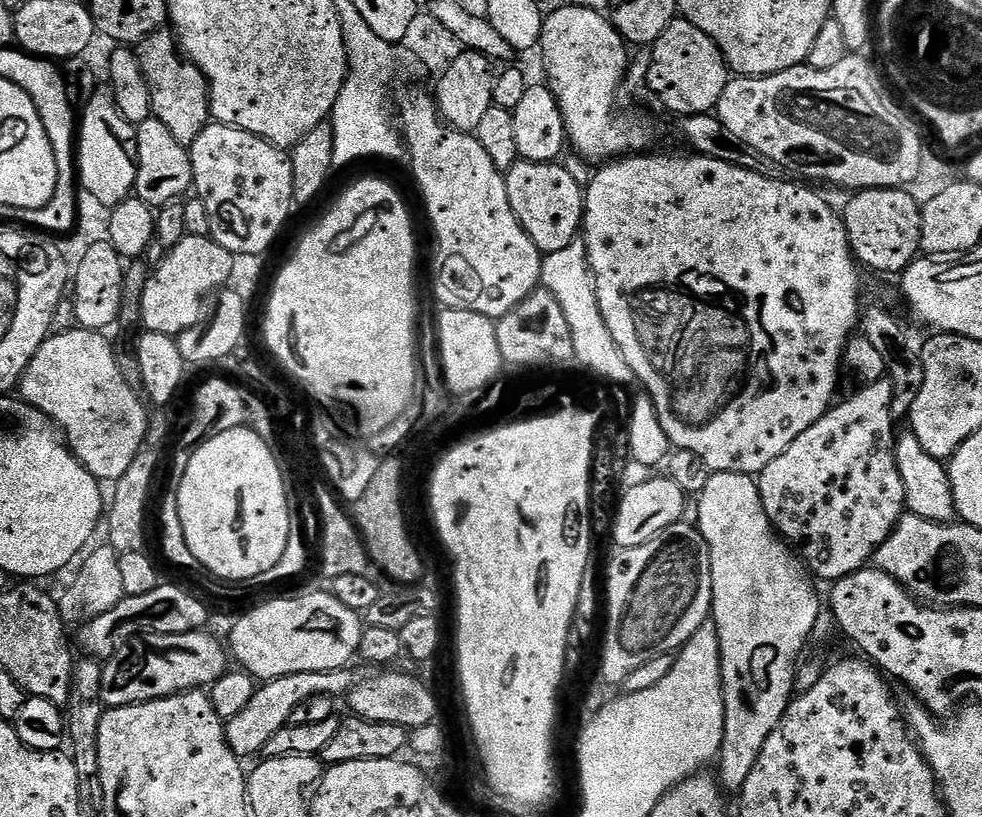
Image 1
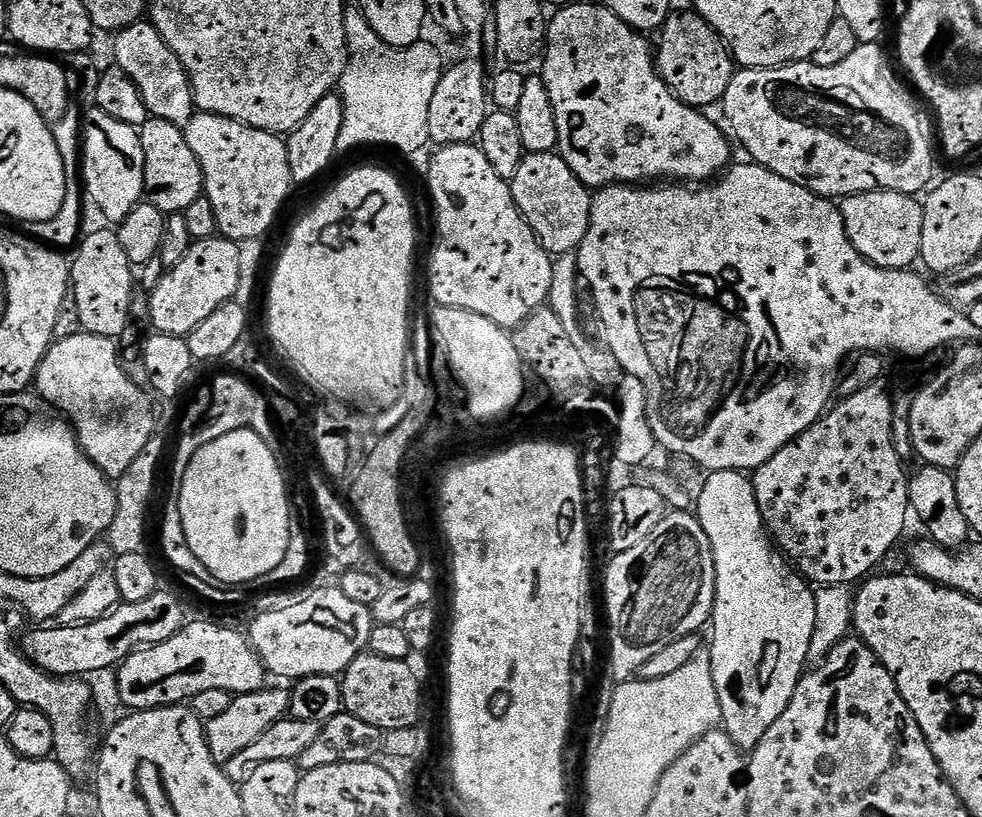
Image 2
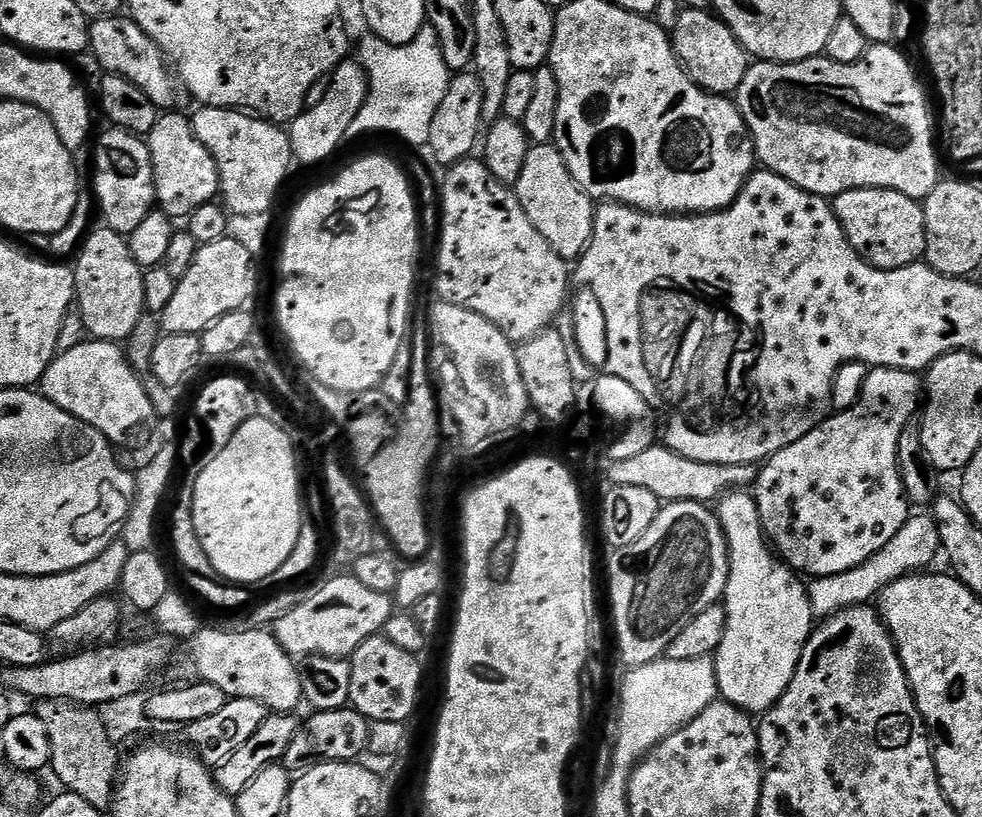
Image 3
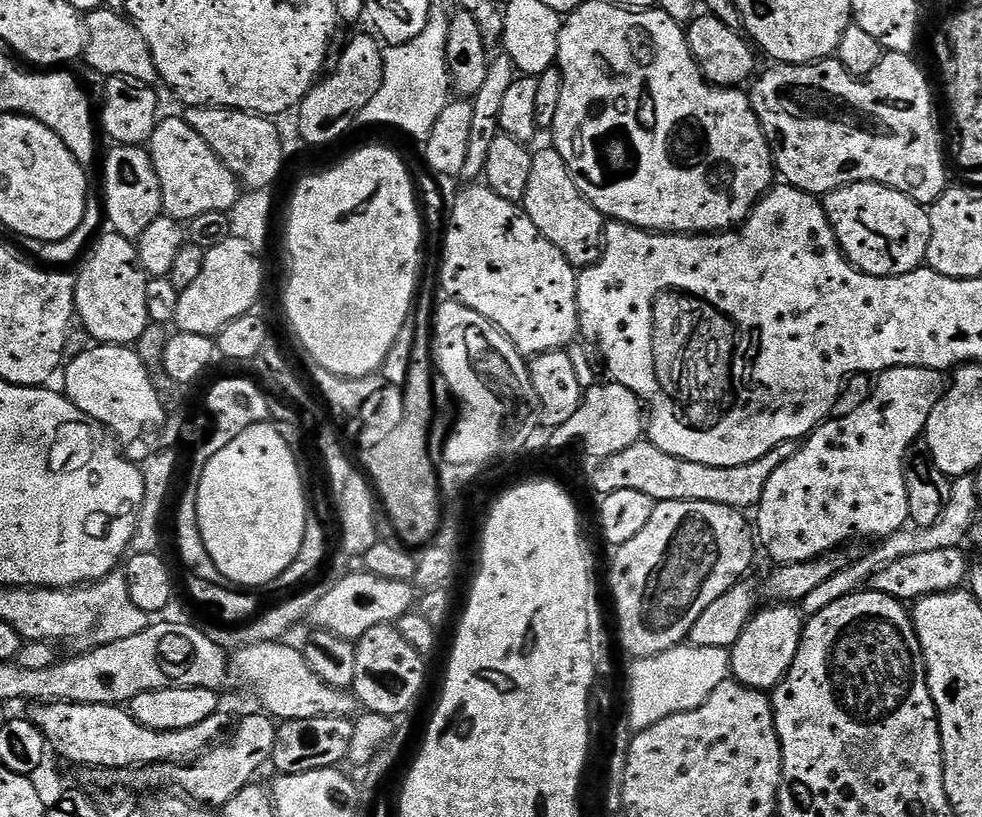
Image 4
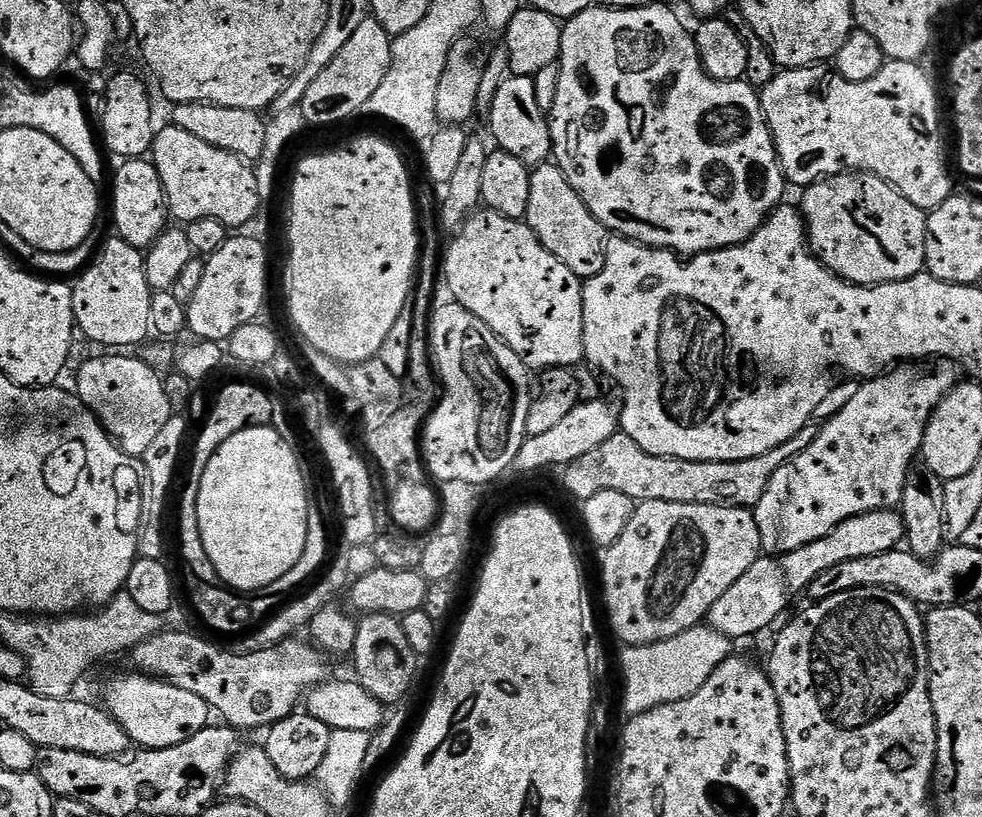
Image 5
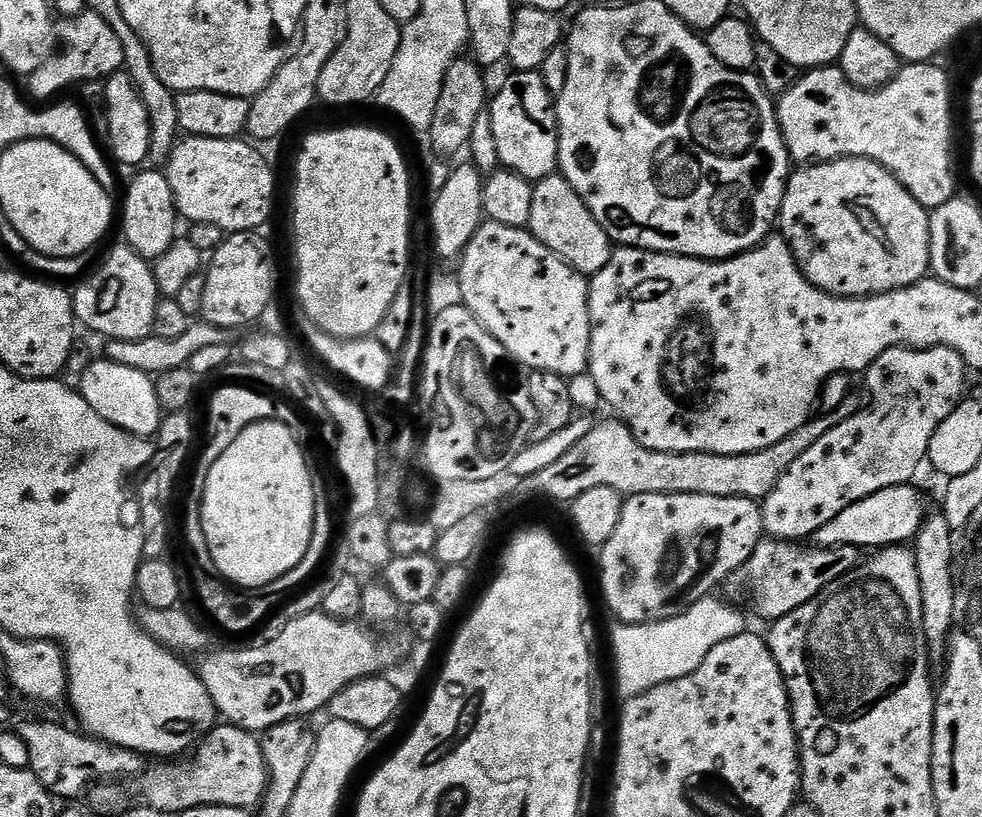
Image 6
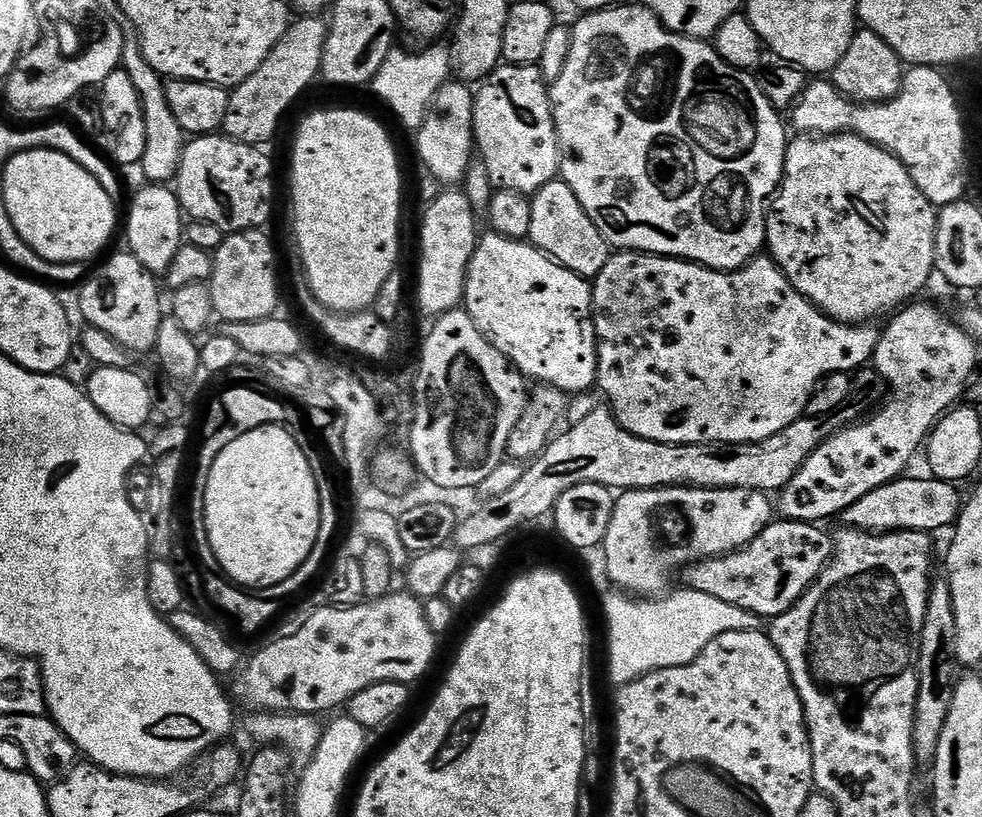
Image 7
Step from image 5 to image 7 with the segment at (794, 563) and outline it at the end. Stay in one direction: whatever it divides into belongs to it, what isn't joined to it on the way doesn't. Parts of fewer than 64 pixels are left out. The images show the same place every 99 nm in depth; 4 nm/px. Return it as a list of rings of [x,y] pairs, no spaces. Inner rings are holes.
[[[901,478],[884,484],[878,490],[854,502],[842,513],[843,523],[861,532],[926,532],[936,534],[939,528],[951,529],[960,519],[962,496],[950,480],[908,480]]]

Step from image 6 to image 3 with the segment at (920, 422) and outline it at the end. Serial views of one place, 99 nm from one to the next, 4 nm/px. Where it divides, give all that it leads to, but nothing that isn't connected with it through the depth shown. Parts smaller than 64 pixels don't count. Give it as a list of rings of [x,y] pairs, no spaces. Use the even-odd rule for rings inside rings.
[[[873,367],[869,372],[856,403],[845,412],[829,415],[798,442],[768,457],[756,478],[754,495],[764,535],[793,572],[808,578],[842,574],[862,566],[902,530],[910,517],[910,501],[904,495],[898,466],[898,438],[921,407],[922,380],[917,373],[901,368]]]

